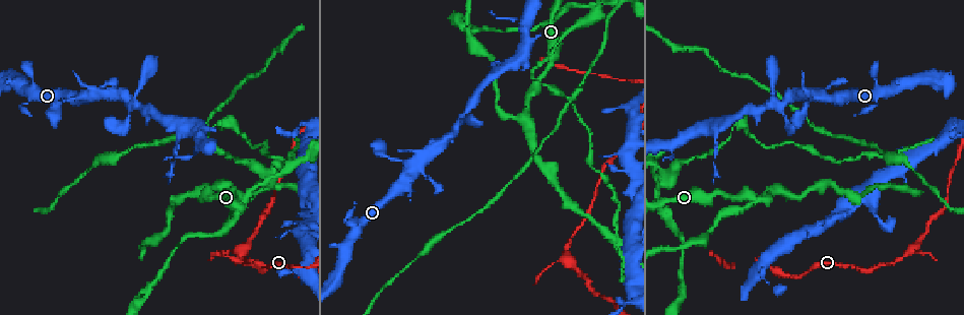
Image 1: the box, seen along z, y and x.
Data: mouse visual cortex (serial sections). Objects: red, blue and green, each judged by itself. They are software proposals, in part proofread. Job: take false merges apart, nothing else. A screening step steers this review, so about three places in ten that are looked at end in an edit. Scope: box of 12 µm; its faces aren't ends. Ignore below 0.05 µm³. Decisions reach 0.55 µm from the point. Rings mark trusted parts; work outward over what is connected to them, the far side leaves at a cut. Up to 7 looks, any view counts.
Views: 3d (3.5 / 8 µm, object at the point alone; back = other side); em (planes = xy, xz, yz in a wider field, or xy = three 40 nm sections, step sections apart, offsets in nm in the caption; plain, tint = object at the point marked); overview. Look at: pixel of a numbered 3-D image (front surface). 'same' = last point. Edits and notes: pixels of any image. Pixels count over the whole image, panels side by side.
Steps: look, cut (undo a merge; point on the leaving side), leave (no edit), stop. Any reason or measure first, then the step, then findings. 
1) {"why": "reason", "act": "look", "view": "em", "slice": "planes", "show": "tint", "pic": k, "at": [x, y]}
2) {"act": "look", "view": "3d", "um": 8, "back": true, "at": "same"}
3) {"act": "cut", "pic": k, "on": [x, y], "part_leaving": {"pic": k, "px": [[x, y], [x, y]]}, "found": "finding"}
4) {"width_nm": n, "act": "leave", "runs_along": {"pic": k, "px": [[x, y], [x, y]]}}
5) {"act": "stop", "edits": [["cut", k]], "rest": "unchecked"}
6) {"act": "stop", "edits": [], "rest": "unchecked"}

{"why": "sharp bend", "act": "look", "view": "3d", "um": 3.5, "pic": 1, "at": [131, 105]}

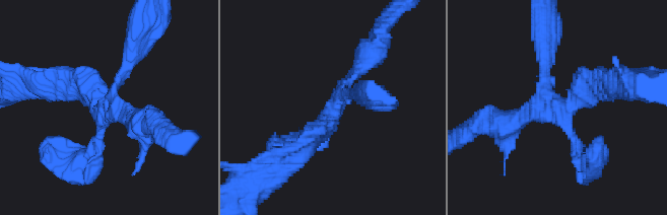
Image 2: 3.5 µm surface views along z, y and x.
{"arms": 4, "arm_widths_nm": [150, 200, 250, 300], "why": "shape alone is not enough", "act": "look", "view": "em", "slice": "xy", "step": 2, "show": "tint", "pic": 2, "at": [107, 108]}

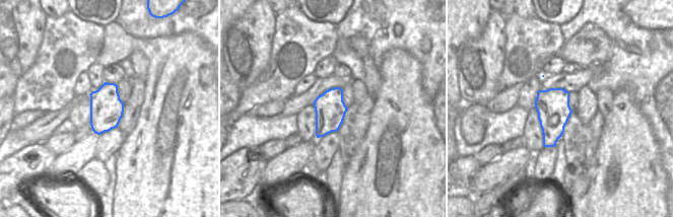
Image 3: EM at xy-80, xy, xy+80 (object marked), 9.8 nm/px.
{"act": "leave", "runs_along": {"pic": 2, "px": [[296, 154], [369, 56]]}, "found": "all the same cell"}

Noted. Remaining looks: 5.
{"why": "sharp bend", "act": "look", "view": "3d", "um": 8, "pic": 1, "at": [663, 208]}

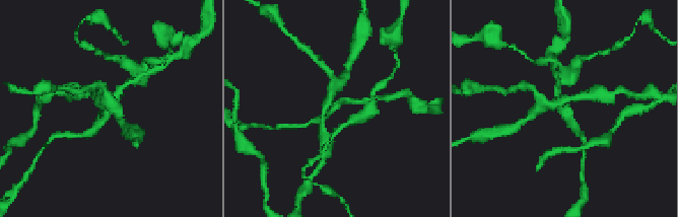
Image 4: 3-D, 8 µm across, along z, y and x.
{"act": "look", "view": "em", "slice": "planes", "show": "tint", "pic": 4, "at": [566, 108]}

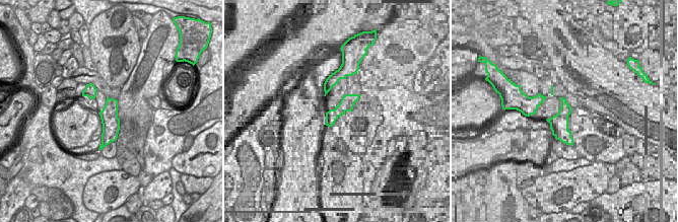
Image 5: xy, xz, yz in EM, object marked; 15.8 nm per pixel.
{"width_nm": 280, "act": "cut", "pic": 4, "on": [568, 117], "part_leaving": {"pic": 4, "px": [[334, 103], [344, 99], [367, 106]]}, "found": "two cells meet here"}

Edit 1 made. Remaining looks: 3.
{"why": "three arms meet", "act": "look", "view": "3d", "um": 3.5, "pic": 1, "at": [523, 116]}

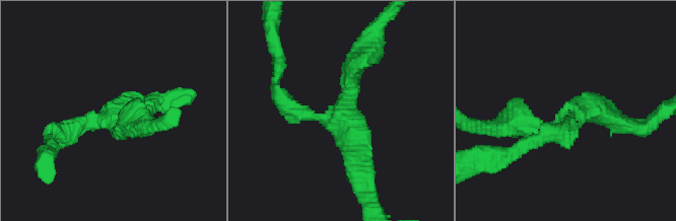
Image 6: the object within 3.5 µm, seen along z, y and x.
{"arms": 3, "arm_widths_nm": [250, 350, 350], "why": "need the tissue", "act": "look", "view": "em", "slice": "xy", "step": 2, "show": "tint", "pic": 6, "at": [117, 117]}

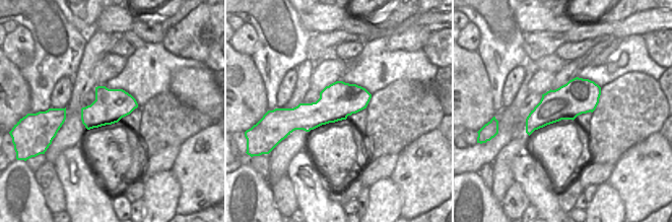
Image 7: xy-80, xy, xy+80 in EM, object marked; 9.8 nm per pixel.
{"act": "leave", "runs_along": {"pic": 6, "px": [[362, 55], [343, 109], [362, 166]]}, "found": "continuous, no second cell"}

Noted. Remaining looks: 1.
{"act": "stop", "edits": [["cut", 4]], "rest": "unchecked"}

